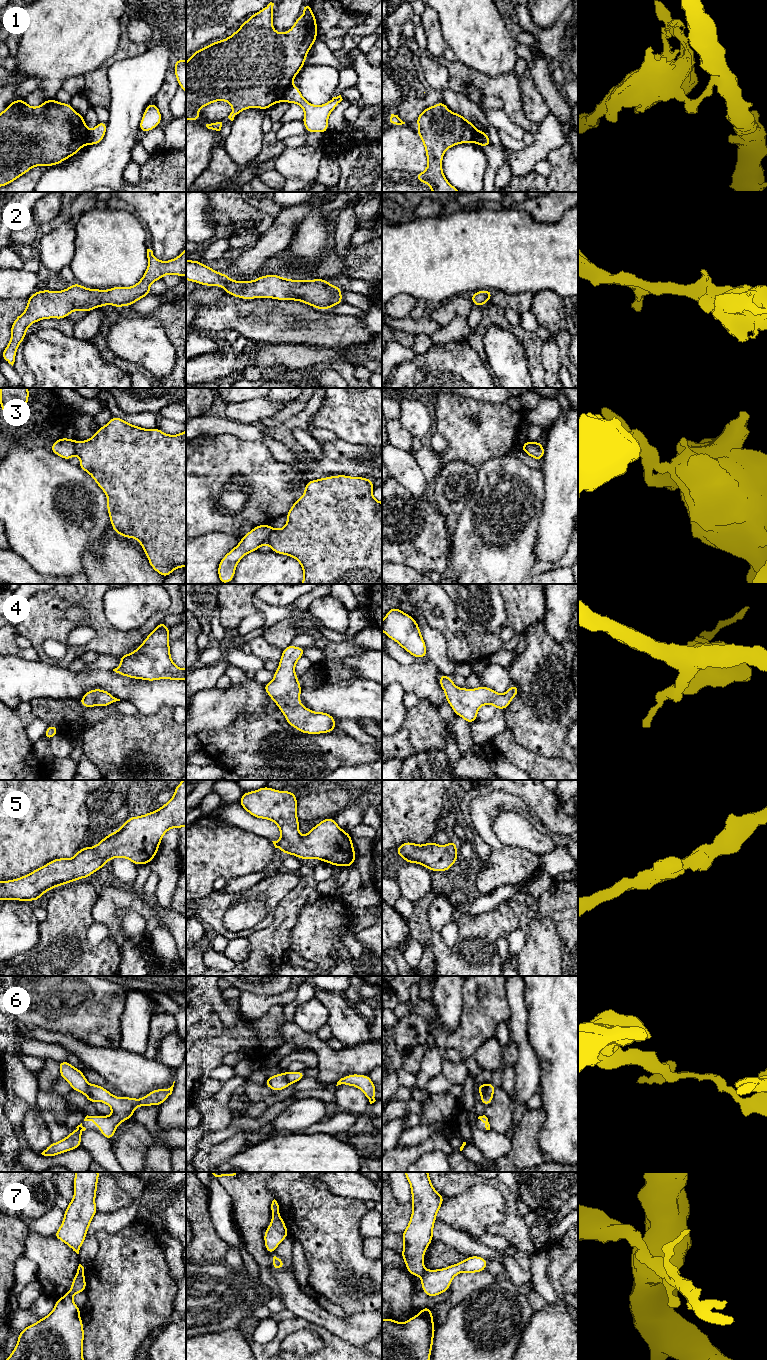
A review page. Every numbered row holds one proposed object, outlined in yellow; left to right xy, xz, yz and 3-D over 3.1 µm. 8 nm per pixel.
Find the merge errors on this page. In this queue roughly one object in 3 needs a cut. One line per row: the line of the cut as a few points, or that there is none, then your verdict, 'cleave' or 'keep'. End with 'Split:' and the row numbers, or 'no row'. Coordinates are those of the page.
1: cut xz (291, 83), (286, 89), (283, 100); cleave
2: cut none; keep
3: cut xz (273, 529), (266, 543); cleave
4: cut none; keep
5: cut none; keep
6: cut xy (88, 1084), (90, 1095), (95, 1100); cleave
7: cut xz (278, 1212), (273, 1214); cleave
Split: 1, 3, 6, 7

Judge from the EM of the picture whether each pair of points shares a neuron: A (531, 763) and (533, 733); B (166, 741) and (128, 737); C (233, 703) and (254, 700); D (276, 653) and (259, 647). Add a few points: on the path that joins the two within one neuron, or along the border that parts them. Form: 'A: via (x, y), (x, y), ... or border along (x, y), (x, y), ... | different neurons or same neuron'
A: border along (514, 737), (519, 744), (531, 751), (555, 757) | different neurons
B: via (157, 741), (137, 741) | same neuron
C: via (238, 701), (249, 700) | same neuron
D: via (272, 653), (263, 649) | same neuron

